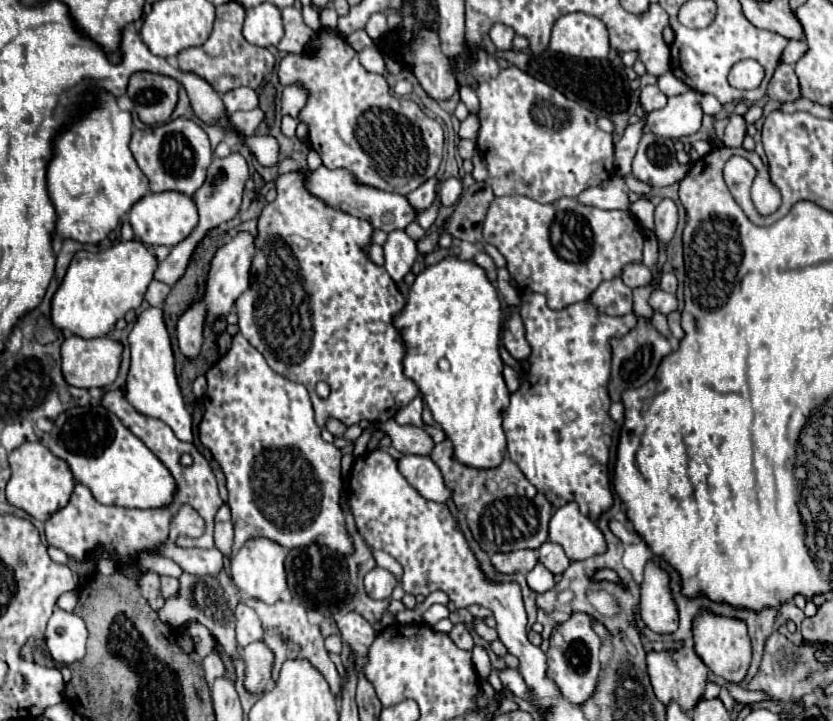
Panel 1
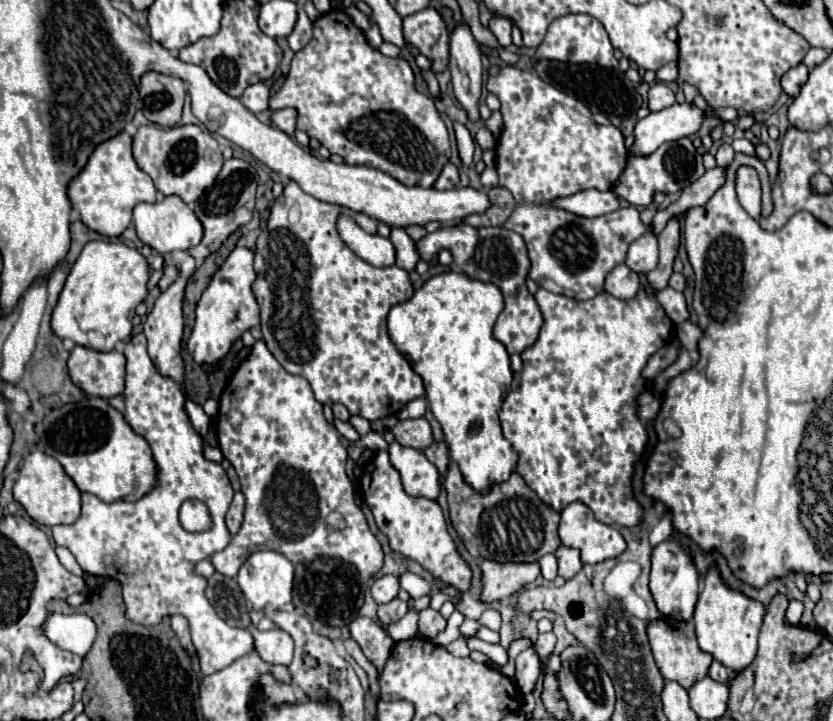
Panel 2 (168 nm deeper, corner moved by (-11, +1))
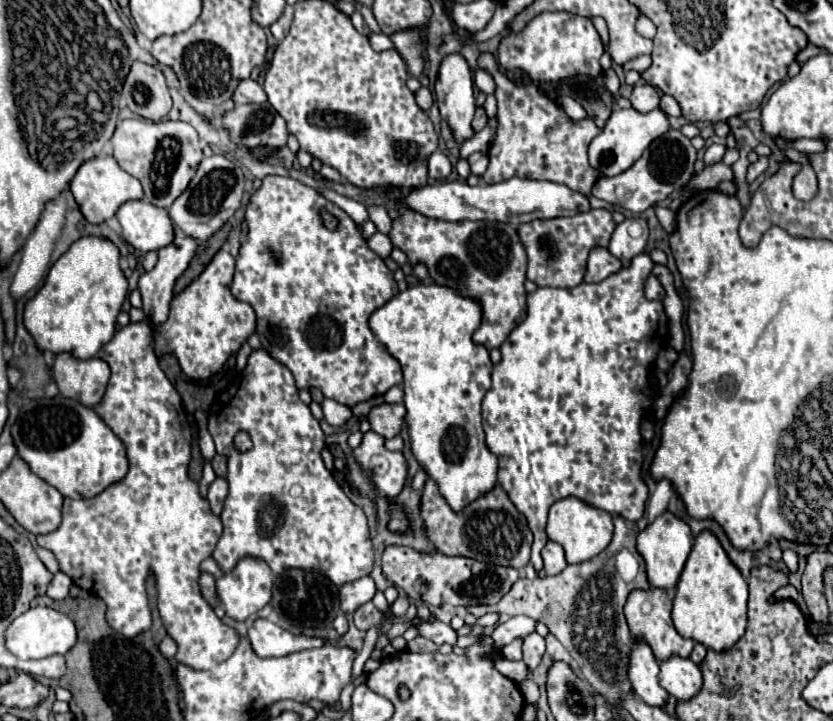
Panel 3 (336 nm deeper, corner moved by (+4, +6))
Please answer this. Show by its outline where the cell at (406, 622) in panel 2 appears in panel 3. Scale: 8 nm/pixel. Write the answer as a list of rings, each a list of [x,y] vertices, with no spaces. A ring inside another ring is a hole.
[[[257,618],[253,622],[253,626],[249,628],[247,638],[251,640],[253,652],[261,658],[267,656],[287,656],[291,652],[299,652],[299,650],[307,650],[307,648],[321,648],[327,644],[325,638],[307,638],[307,636],[293,636],[286,629]]]

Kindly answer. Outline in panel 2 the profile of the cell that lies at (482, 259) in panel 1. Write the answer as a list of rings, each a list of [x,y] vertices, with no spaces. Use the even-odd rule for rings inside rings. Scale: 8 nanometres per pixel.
[[[456,223],[456,225],[444,225],[434,233],[428,233],[416,243],[416,251],[420,257],[434,257],[442,249],[448,249],[452,253],[454,265],[458,267],[460,273],[476,281],[494,283],[502,291],[506,305],[494,325],[494,337],[506,347],[506,351],[512,355],[512,353],[522,353],[526,347],[530,347],[538,339],[542,327],[542,313],[534,295],[526,287],[530,261],[524,239],[518,233],[504,227],[476,229],[468,223]]]

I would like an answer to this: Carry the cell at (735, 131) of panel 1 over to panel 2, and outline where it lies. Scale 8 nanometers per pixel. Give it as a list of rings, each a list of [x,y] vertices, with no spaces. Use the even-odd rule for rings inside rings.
[[[734,139],[734,141],[732,141],[732,149],[734,149],[736,153],[744,153],[744,155],[754,155],[754,157],[758,157],[756,151],[754,151],[754,145],[752,145],[748,139]]]

